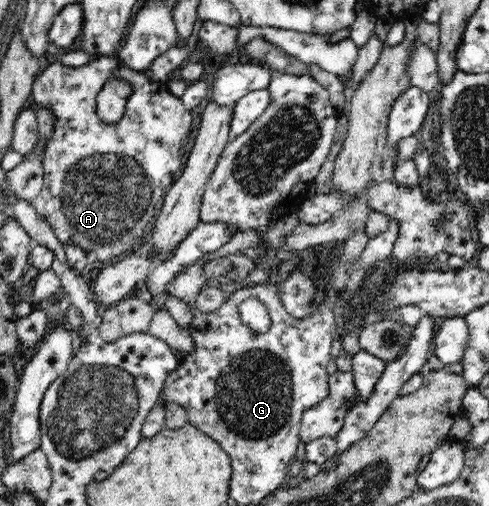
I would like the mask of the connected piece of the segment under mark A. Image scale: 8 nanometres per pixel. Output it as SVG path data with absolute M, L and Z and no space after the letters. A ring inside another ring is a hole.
M96 56L94 61L81 67L61 66L56 61L49 59L49 61L44 63L41 74L33 81L31 96L33 98L33 106L36 108L39 107L39 109L41 107L43 109L49 109L53 113L53 117L55 117L53 126L51 126L51 136L45 138L44 158L42 159L44 186L39 196L36 196L31 202L37 214L43 217L53 227L56 237L63 243L63 246L77 245L81 247L85 251L85 254L90 255L93 263L102 265L103 262L110 258L115 258L115 256L119 255L124 256L124 252L127 252L127 250L134 250L133 244L138 242L139 238L145 234L147 226L157 220L161 208L163 208L165 195L170 187L175 184L177 171L181 170L181 166L183 165L183 141L187 140L187 136L191 132L191 111L185 108L185 105L177 94L168 90L165 82L153 82L151 79L147 79L143 75L143 71L129 69L120 57ZM113 79L129 83L131 85L131 94L129 94L127 104L125 104L125 111L123 112L125 117L118 121L118 125L106 126L106 123L96 113L96 98L103 85L106 85L107 82Z

